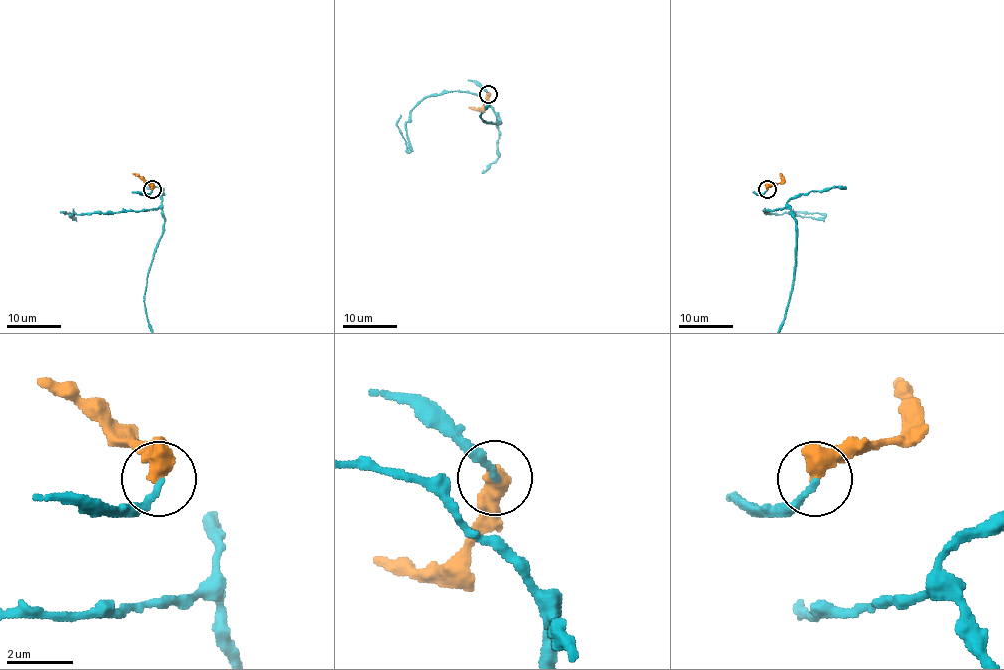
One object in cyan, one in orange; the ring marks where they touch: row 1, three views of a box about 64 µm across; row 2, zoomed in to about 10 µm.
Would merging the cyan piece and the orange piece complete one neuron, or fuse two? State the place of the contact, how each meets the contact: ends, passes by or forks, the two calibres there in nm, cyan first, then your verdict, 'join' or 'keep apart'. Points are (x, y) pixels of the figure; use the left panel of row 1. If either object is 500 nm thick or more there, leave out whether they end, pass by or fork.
place (152, 189); calibres 190 and 550 nm; join

